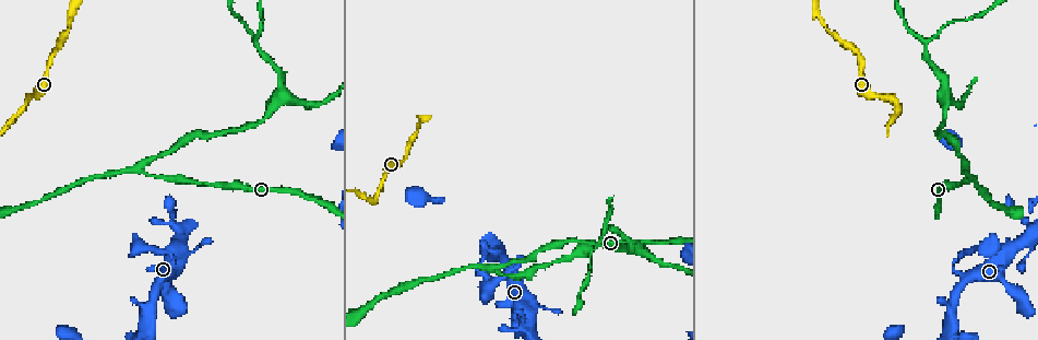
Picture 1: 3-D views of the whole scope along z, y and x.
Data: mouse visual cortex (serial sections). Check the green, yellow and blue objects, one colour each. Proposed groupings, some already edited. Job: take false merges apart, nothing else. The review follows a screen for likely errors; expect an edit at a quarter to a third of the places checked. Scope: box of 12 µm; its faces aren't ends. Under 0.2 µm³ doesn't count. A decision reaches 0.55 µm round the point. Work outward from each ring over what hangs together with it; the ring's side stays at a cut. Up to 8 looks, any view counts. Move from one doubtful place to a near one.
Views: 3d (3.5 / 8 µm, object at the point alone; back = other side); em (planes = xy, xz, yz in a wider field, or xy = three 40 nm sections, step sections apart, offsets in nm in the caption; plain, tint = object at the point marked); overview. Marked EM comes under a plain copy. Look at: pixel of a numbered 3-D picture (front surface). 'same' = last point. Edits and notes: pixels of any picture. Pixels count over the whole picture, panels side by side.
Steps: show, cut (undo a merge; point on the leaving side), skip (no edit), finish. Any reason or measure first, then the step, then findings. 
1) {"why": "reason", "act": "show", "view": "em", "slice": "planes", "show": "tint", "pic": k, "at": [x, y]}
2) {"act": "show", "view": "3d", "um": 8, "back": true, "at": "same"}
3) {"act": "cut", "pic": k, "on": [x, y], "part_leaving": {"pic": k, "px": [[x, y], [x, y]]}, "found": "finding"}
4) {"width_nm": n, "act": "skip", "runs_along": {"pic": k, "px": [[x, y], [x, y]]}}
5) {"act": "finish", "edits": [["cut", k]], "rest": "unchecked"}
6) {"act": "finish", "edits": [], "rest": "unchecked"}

{"why": "thin neck", "act": "show", "view": "3d", "um": 3.5, "pic": 1, "at": [488, 269]}

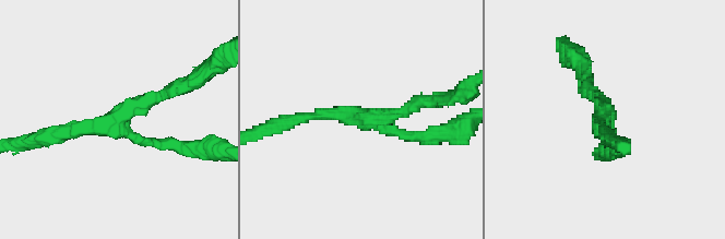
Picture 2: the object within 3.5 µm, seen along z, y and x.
{"act": "show", "view": "em", "slice": "xy", "step": 3, "show": "tint", "pic": 2, "at": [124, 126]}

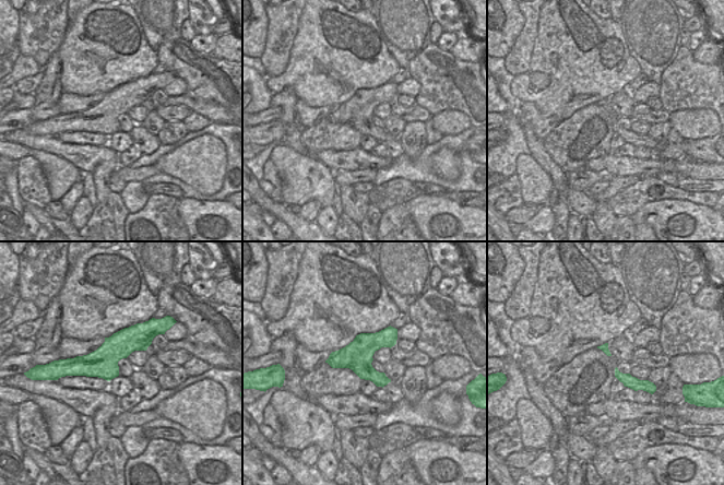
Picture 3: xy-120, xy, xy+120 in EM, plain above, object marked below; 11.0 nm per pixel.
{"act": "show", "view": "em", "slice": "xy", "step": 5, "show": "tint", "at": "same"}

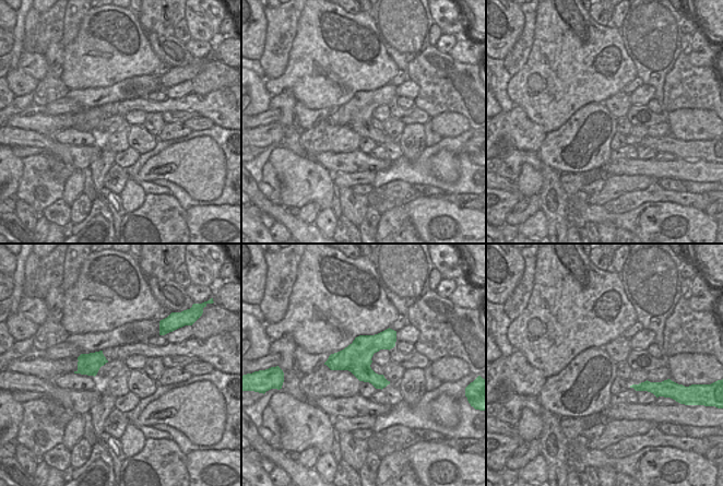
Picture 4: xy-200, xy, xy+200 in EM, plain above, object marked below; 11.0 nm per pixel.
{"arm_widths_nm": [150, 150, 200], "act": "skip", "runs_along": {"pic": 2, "px": [[621, 148], [587, 88]]}, "found": "one cell here"}

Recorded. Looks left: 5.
{"why": "abrupt turn", "act": "show", "view": "3d", "um": 3.5, "back": true, "pic": 1, "at": [172, 265]}

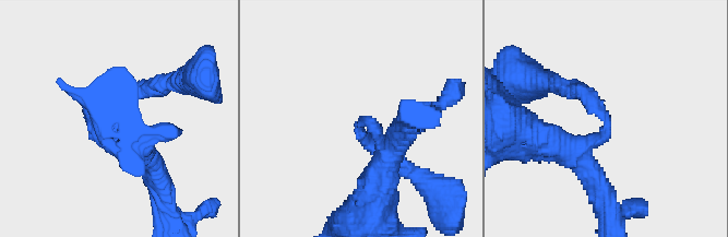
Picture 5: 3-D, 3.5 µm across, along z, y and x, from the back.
{"arm_widths_nm": [200, 350], "why": "now the EM", "act": "show", "view": "em", "slice": "xy", "step": 5, "show": "tint", "pic": 5, "at": [602, 119]}

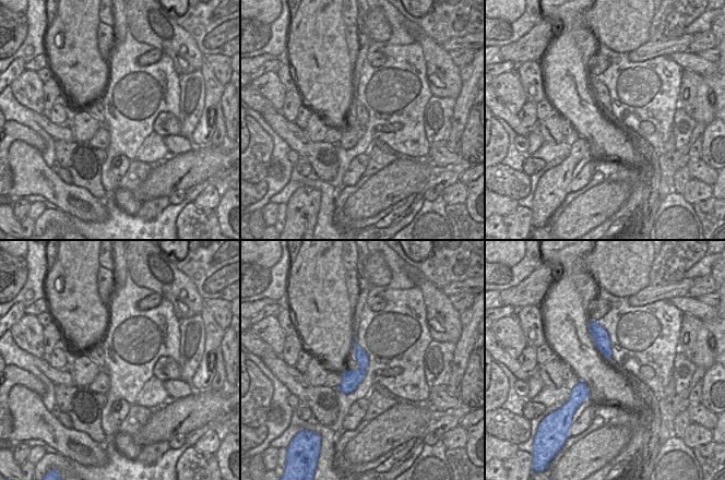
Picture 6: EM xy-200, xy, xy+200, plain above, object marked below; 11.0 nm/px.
{"act": "skip", "runs_along": {"pic": 5, "px": [[141, 150], [115, 103], [155, 86]]}, "found": "one cell here"}

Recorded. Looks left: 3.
{"why": "abrupt turn", "act": "show", "view": "3d", "um": 3.5, "pic": 1, "at": [376, 202]}

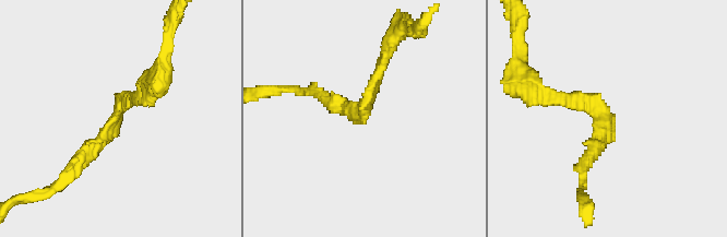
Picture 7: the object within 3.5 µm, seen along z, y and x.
{"arm_widths_nm": [150, 200], "act": "show", "view": "em", "slice": "xy", "step": 1, "show": "tint", "pic": 7, "at": [360, 113]}

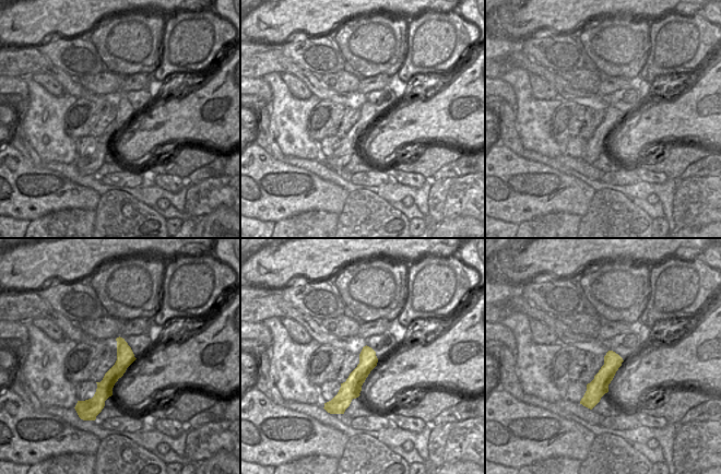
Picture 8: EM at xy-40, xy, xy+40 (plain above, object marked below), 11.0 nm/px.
{"act": "show", "view": "em", "slice": "xy", "step": 2, "show": "tint", "at": "same"}

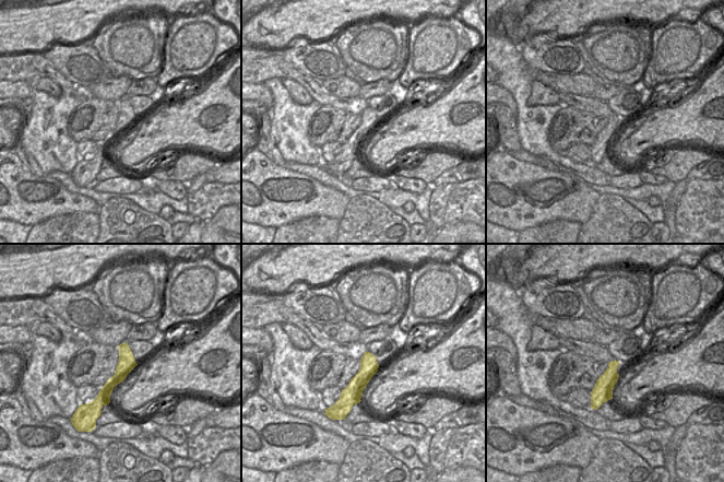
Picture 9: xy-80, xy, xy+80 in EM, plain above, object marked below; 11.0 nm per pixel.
{"act": "skip", "runs_along": {"pic": 7, "px": [[141, 95], [117, 108], [73, 166]]}, "found": "continuous, no second cell"}

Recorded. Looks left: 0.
{"act": "finish", "edits": [], "rest": "unchecked"}

